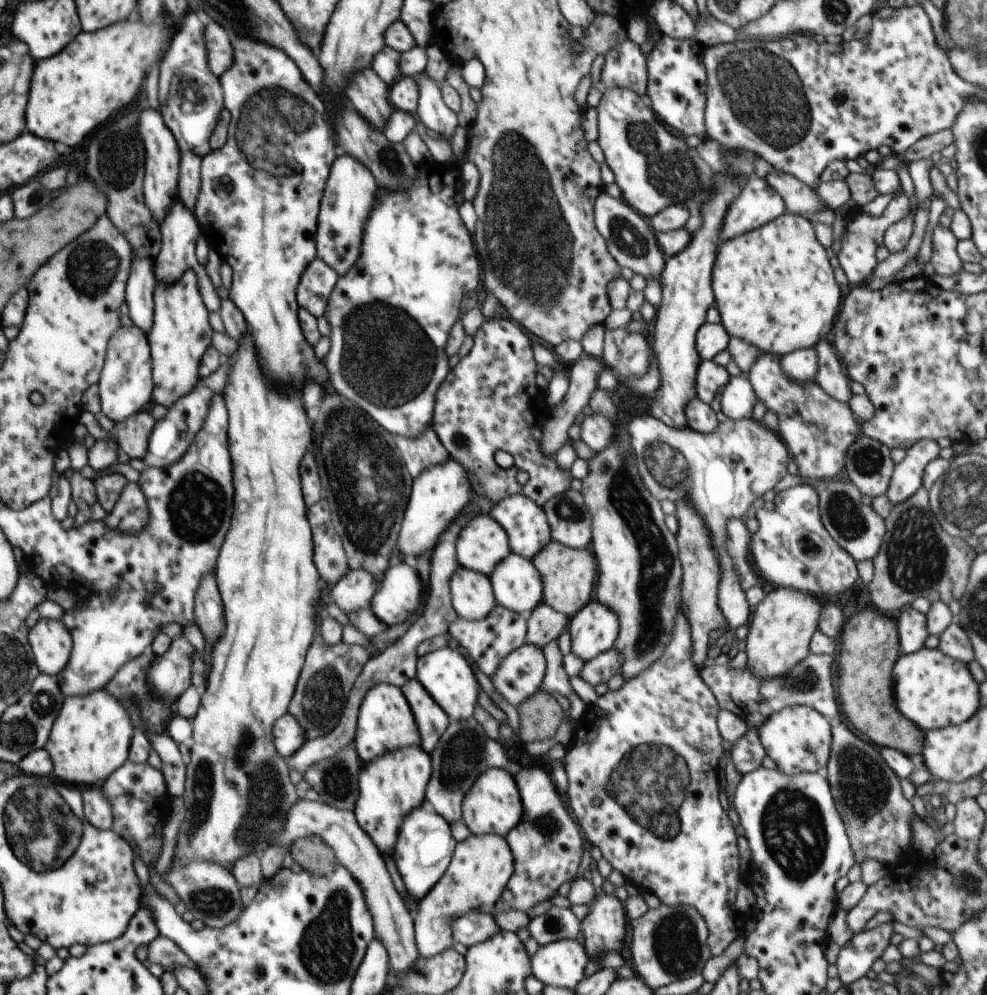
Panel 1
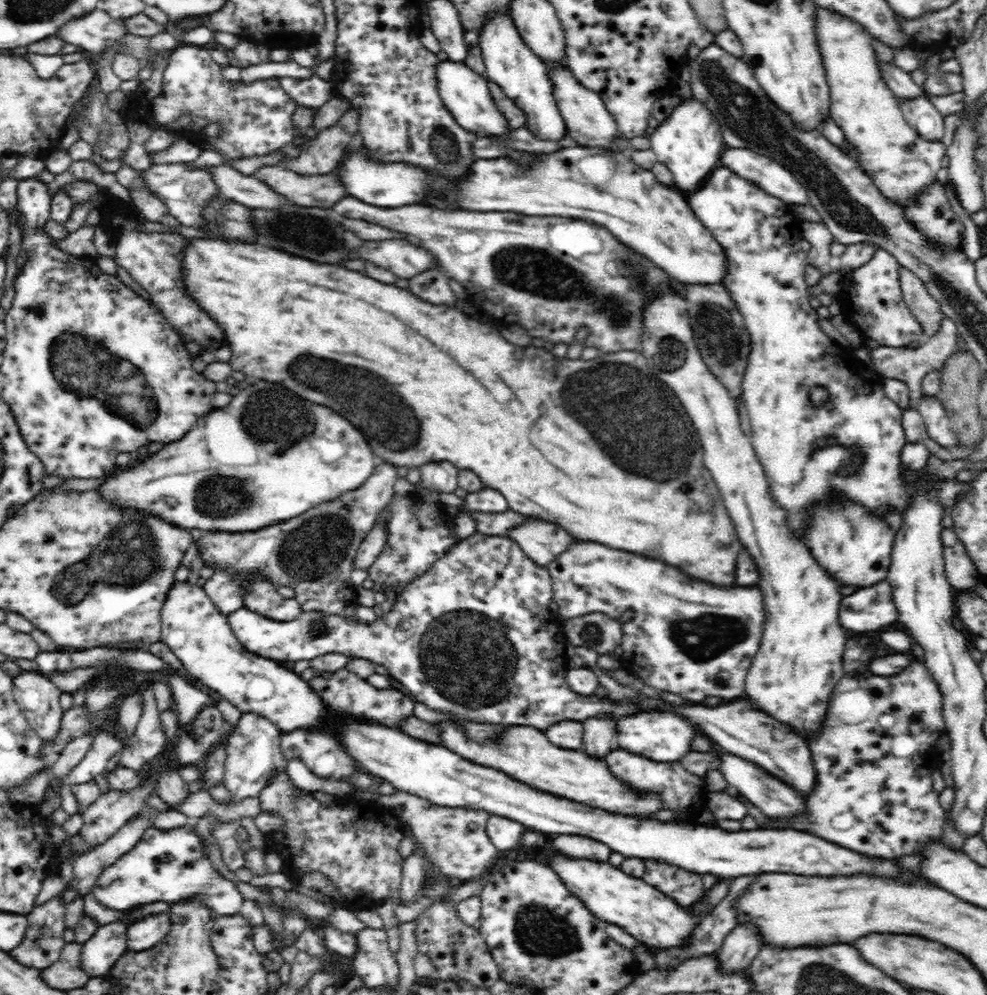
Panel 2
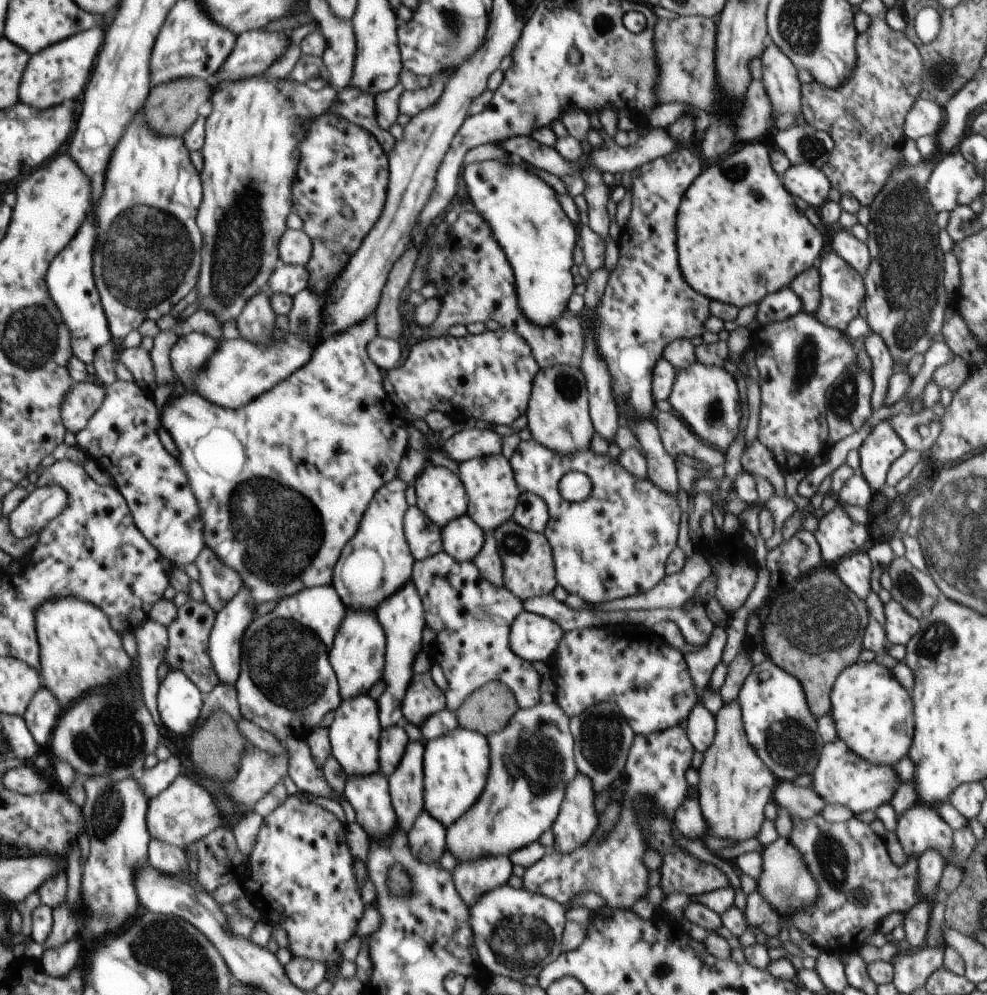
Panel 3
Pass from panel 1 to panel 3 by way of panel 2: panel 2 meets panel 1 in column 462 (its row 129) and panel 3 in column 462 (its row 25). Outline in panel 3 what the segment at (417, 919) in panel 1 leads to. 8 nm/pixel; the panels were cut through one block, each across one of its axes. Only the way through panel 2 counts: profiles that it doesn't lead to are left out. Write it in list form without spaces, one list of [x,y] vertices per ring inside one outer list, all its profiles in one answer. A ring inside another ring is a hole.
[[[540,701],[532,708],[519,708],[502,730],[487,736],[491,765],[486,786],[472,808],[469,808],[453,825],[447,827],[446,844],[450,852],[456,856],[457,862],[470,862],[490,854],[510,856],[515,850],[538,841],[546,830],[552,828],[566,796],[566,786],[579,773],[574,758],[574,739],[569,722],[569,717],[556,701],[550,704]]]

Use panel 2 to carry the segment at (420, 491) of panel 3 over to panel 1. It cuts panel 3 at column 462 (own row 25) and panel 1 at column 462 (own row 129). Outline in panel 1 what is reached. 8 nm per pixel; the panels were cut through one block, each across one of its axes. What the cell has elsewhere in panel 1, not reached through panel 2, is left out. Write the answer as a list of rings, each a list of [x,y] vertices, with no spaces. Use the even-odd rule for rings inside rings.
[[[478,515],[470,520],[456,542],[456,556],[461,567],[487,577],[510,553],[506,531],[490,515]]]

